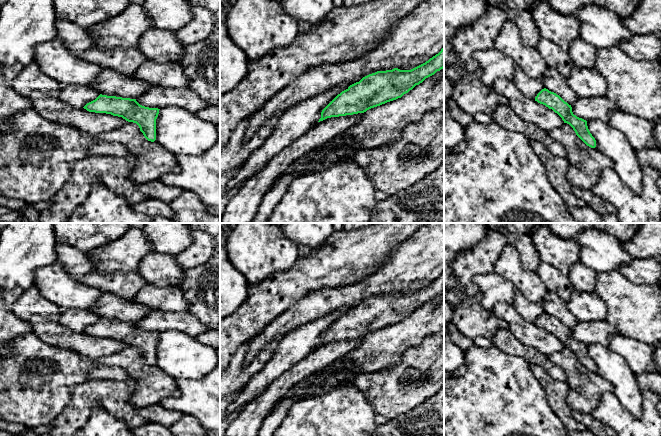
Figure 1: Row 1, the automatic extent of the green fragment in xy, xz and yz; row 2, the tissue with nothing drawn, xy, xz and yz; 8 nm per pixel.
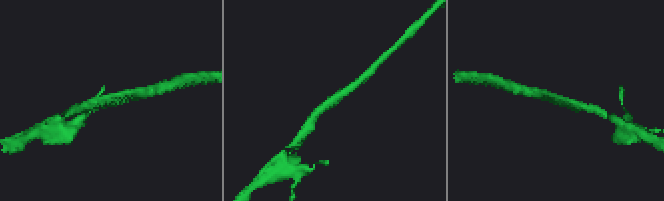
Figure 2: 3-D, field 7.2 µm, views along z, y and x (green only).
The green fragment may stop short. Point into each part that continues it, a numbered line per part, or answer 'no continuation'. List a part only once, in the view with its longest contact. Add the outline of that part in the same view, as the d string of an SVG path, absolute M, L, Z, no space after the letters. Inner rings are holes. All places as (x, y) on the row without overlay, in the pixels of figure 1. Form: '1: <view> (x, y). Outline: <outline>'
no continuation

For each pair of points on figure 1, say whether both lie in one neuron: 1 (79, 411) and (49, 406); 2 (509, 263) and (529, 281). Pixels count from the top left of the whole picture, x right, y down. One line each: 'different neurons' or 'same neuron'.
1: different neurons
2: same neuron

